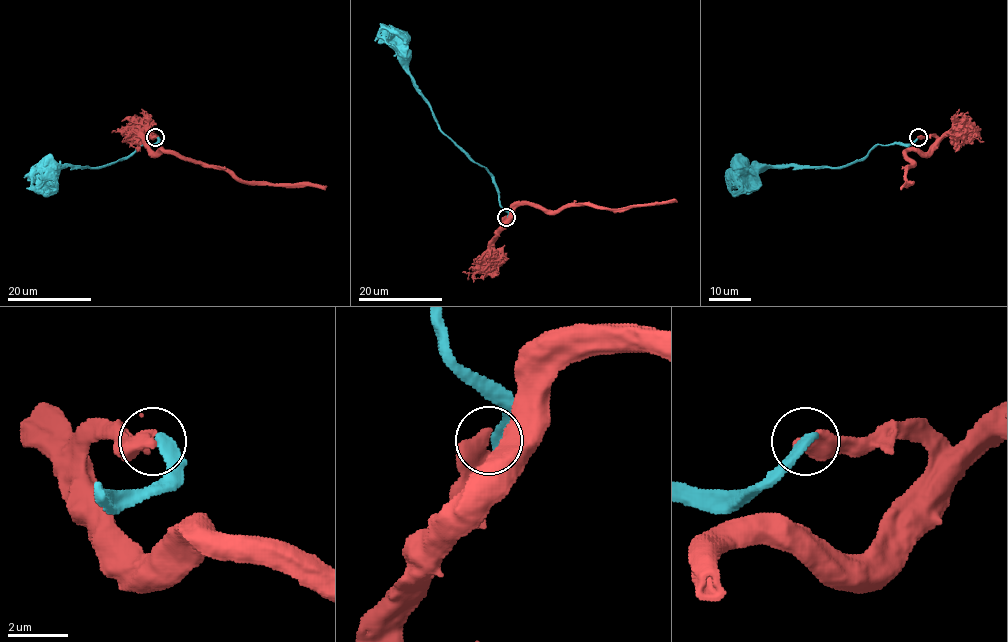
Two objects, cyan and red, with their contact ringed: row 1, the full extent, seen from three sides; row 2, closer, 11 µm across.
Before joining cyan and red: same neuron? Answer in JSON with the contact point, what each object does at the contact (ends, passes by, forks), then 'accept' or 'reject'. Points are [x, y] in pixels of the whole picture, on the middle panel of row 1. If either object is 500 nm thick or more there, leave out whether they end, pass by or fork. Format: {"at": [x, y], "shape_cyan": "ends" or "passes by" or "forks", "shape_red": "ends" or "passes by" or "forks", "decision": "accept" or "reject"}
{"at": [506, 217], "decision": "accept"}

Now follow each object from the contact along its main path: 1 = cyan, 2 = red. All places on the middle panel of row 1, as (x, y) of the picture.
1: (507, 217), (494, 177), (440, 129), (430, 105), (399, 59), (392, 43), (395, 35)
2: (506, 217), (496, 234), (520, 205), (534, 205), (550, 211), (570, 206), (628, 209), (675, 199)

